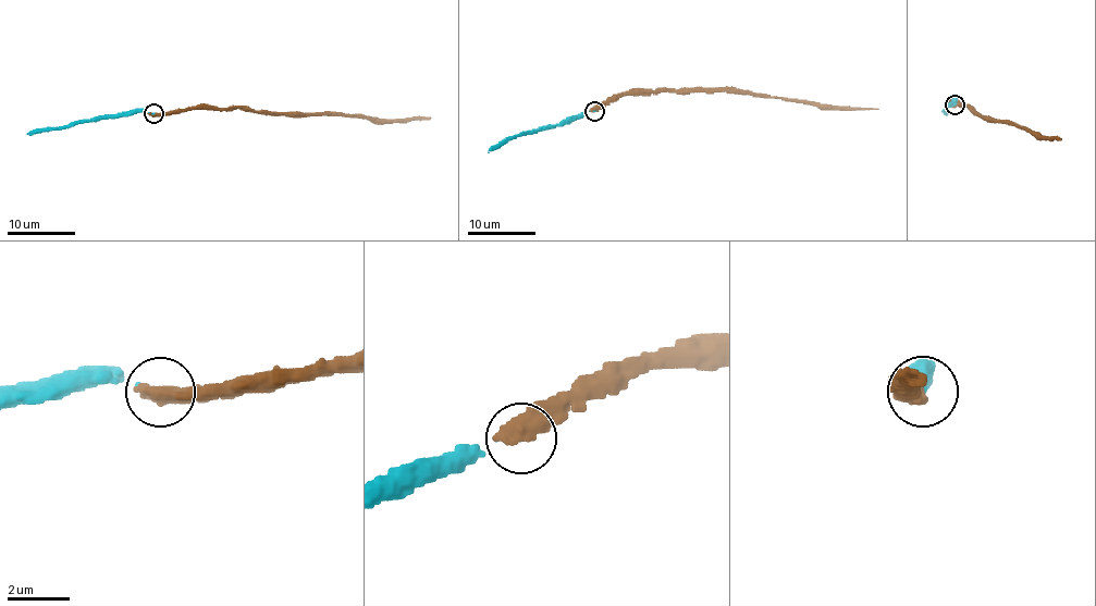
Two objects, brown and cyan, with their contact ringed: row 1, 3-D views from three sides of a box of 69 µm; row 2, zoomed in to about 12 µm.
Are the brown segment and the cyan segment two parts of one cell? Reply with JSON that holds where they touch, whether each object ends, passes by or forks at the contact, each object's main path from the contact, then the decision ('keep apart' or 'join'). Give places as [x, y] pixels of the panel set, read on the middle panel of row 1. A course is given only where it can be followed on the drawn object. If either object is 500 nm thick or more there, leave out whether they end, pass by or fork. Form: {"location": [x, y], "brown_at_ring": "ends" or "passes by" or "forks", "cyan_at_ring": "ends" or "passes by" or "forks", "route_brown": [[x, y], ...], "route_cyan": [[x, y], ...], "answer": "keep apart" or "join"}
{"location": [594, 111], "route_brown": [[595, 110], [620, 96], [684, 90], [765, 94], [822, 104], [877, 108]], "route_cyan": [[595, 110], [581, 112], [555, 125], [522, 132], [503, 139], [488, 152]], "answer": "join"}

